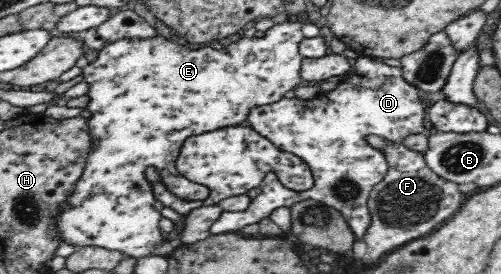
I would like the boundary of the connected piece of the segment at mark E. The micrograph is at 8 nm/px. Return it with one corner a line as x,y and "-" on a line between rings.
293,17
291,20
282,21
280,24
274,24
264,32
264,35
257,39
255,36
246,37
238,35
234,37
231,44
224,46
222,49
214,49
212,46
206,47
190,47
178,45
163,38
148,39
120,39
114,43
108,44
106,47
100,49
100,53
95,62
86,65
82,69
84,79
89,83
90,89
88,95
90,96
87,109
92,112
92,117
88,119
89,125
89,139
91,139
91,146
87,151
85,159
85,168
80,177
79,183
76,183
76,189
72,193
72,197
68,199
68,203
62,203
63,213
57,217
57,225
60,228
60,234
63,235
63,241
72,244
76,247
98,246
105,247
109,250
116,250
124,252
126,257
141,258
150,256
153,249
160,243
166,240
166,234
159,227
160,219
163,217
160,211
154,208
154,186
148,181
149,170
155,170
159,176
159,183
172,195
184,200
188,200
193,204
202,204
203,199
210,195
208,188
200,187
199,184
187,183
182,179
181,175
175,168
175,159
179,154
182,144
194,135
200,135
207,131
214,131
216,128
235,126
236,124
245,124
248,111
253,107
260,107
276,103
284,97
284,93
292,91
296,85
302,82
301,78
301,61
303,57
299,52
300,42
305,38
302,26
303,22

